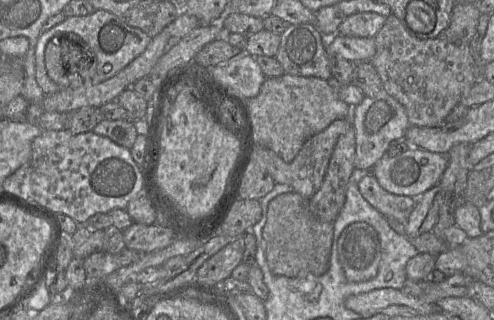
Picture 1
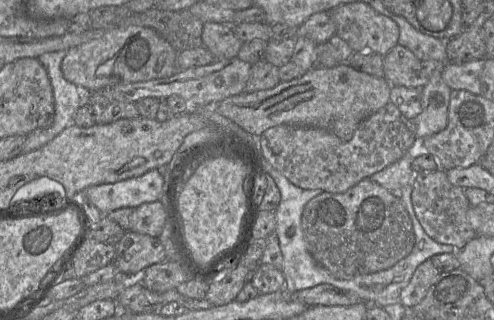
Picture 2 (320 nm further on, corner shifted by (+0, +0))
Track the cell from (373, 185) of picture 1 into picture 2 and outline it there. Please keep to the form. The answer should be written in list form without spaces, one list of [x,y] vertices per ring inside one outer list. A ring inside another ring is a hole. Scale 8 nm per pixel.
[[[444,170],[417,172],[412,179],[413,211],[423,230],[436,242],[455,246],[457,249],[463,248],[477,236],[467,217],[470,204],[465,196],[465,189],[451,184]]]

